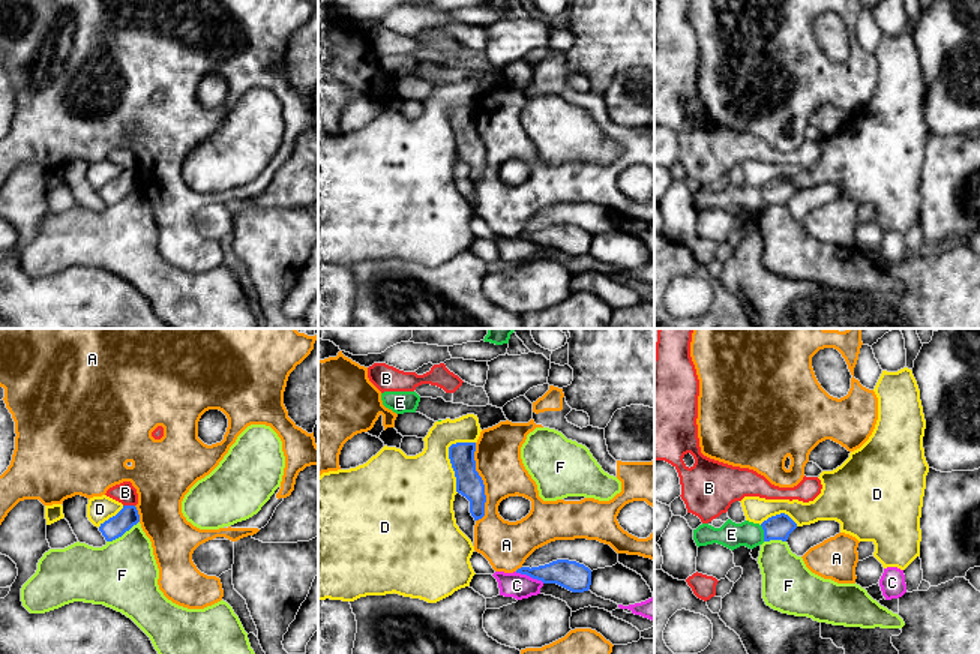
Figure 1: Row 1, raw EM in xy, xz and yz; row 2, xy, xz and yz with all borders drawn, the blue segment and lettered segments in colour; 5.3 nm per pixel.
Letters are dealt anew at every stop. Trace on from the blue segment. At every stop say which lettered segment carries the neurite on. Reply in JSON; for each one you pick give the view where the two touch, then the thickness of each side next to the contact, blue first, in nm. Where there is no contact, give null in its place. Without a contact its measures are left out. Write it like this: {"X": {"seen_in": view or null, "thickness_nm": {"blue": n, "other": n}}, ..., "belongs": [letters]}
{"E": {"seen_in": "yz", "thickness_nm": {"blue": 140, "other": 140}}, "belongs": ["E"]}

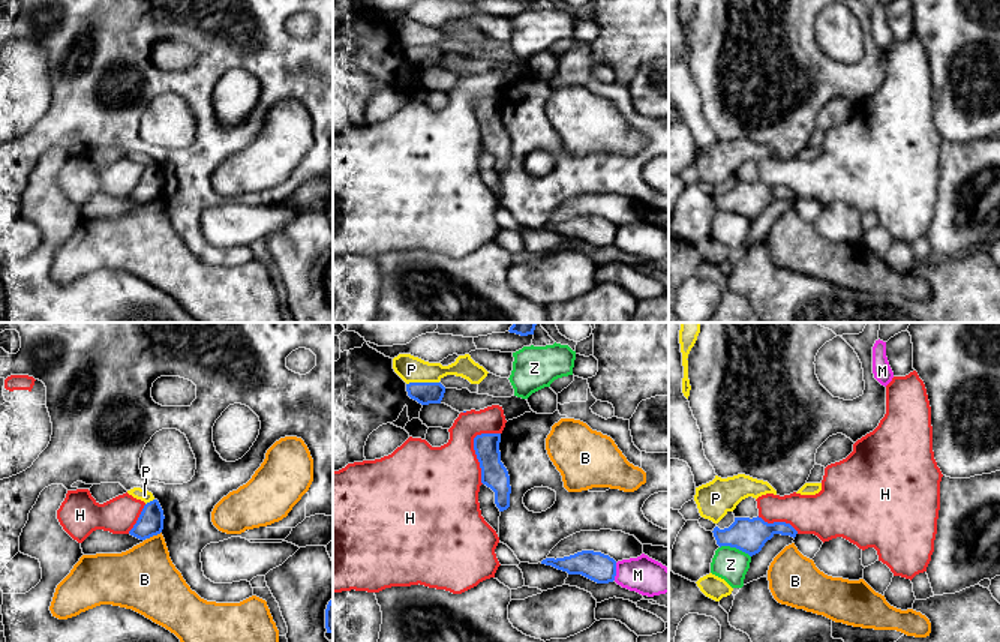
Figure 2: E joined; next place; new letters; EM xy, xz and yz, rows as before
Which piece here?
{"belongs": []}

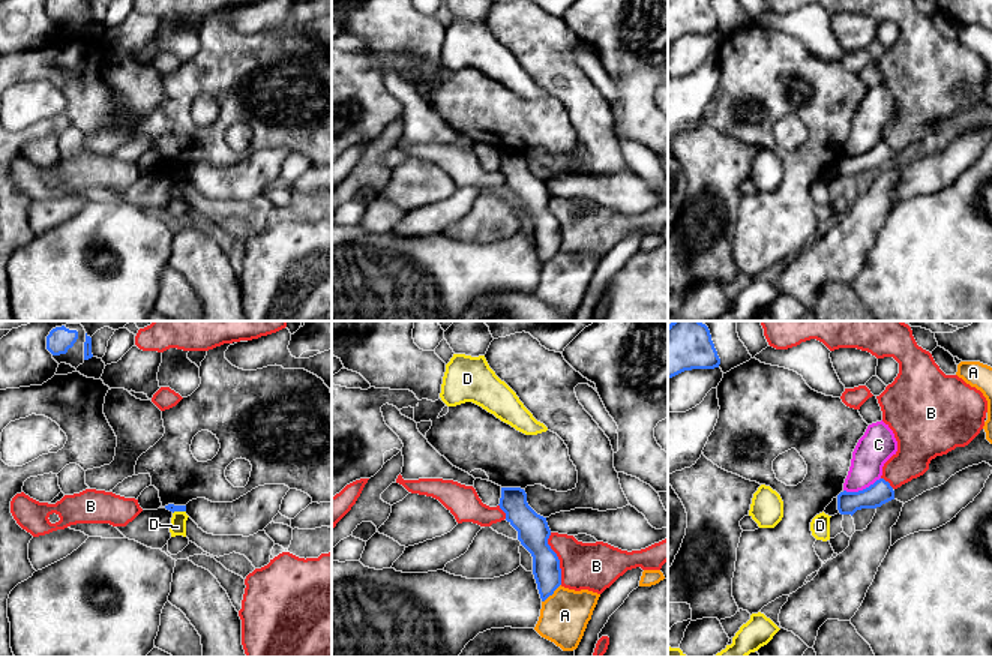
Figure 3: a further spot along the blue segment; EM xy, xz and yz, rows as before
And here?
{"belongs": []}

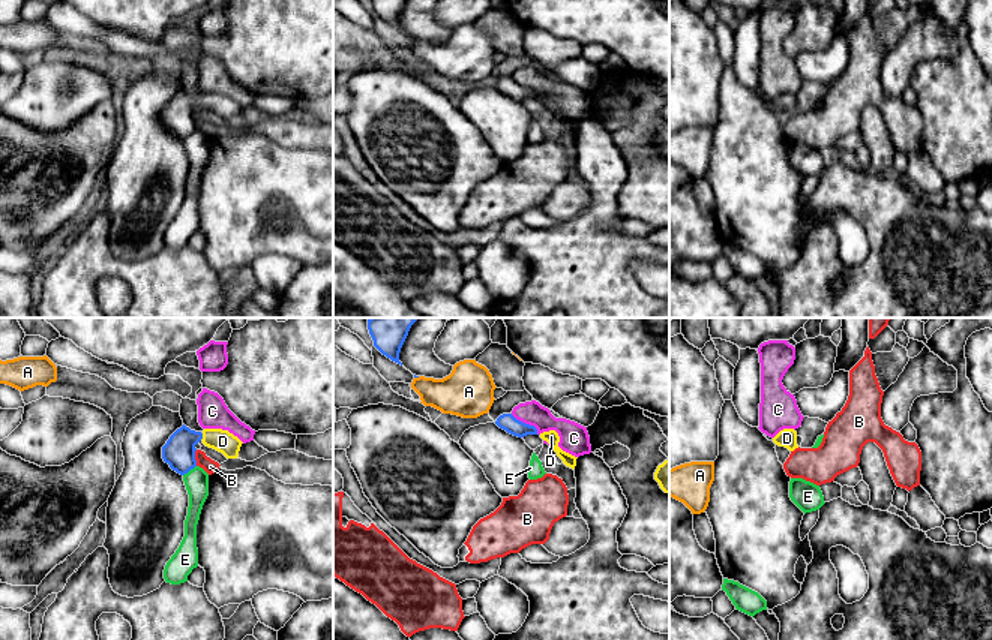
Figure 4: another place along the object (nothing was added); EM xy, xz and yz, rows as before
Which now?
{"D": {"seen_in": "xy", "thickness_nm": {"blue": 170, "other": 120}}, "belongs": ["D"]}

